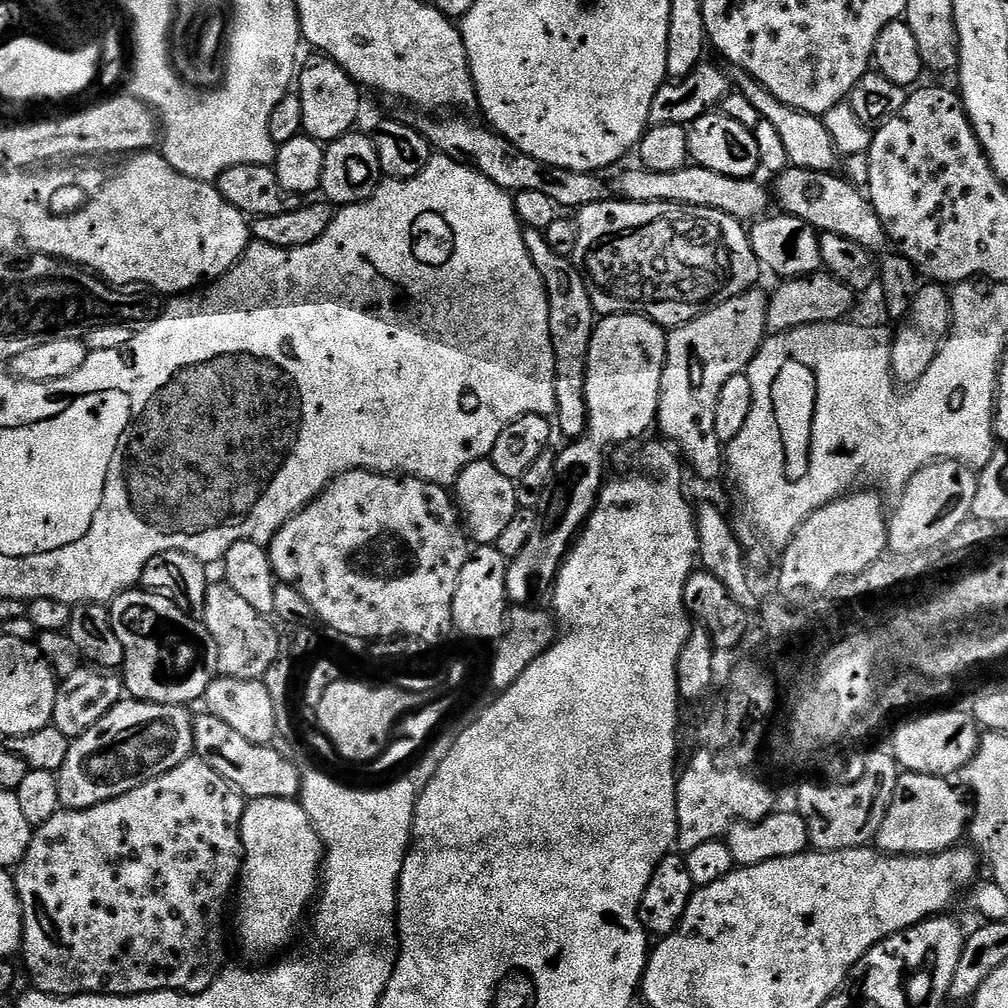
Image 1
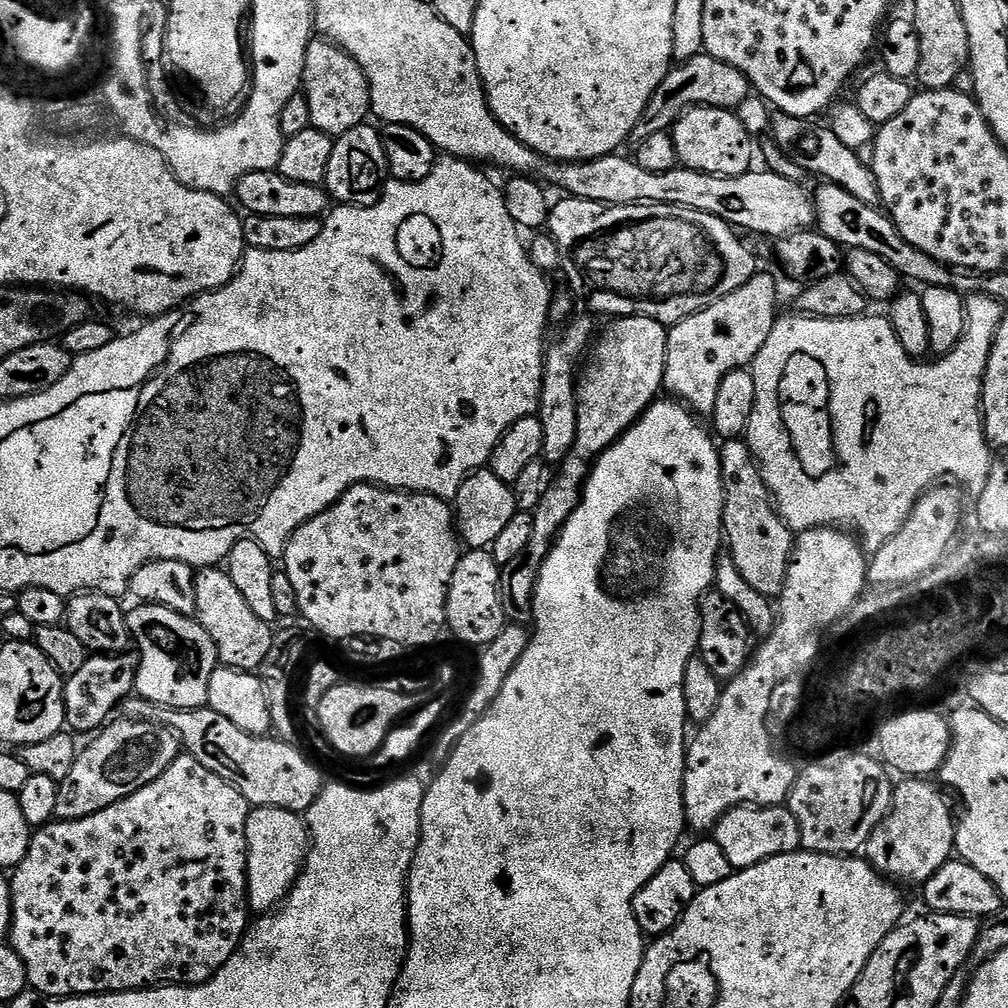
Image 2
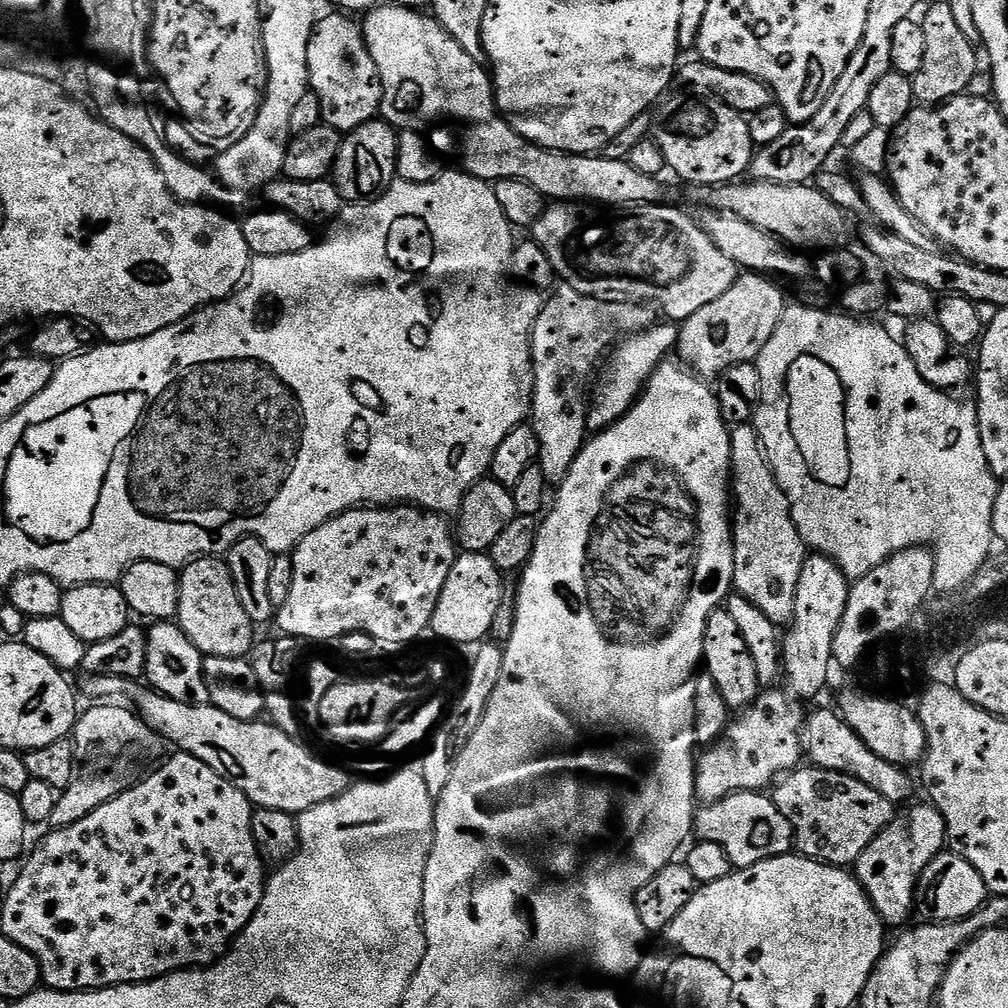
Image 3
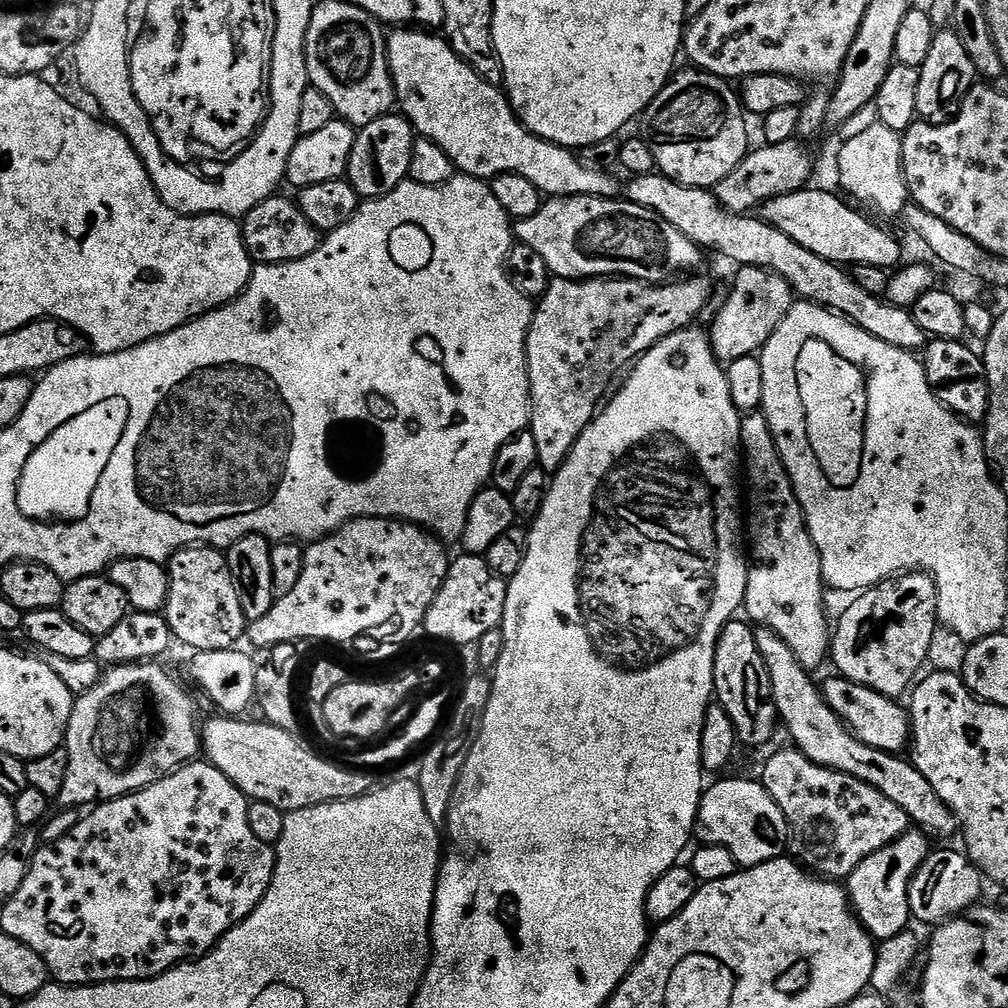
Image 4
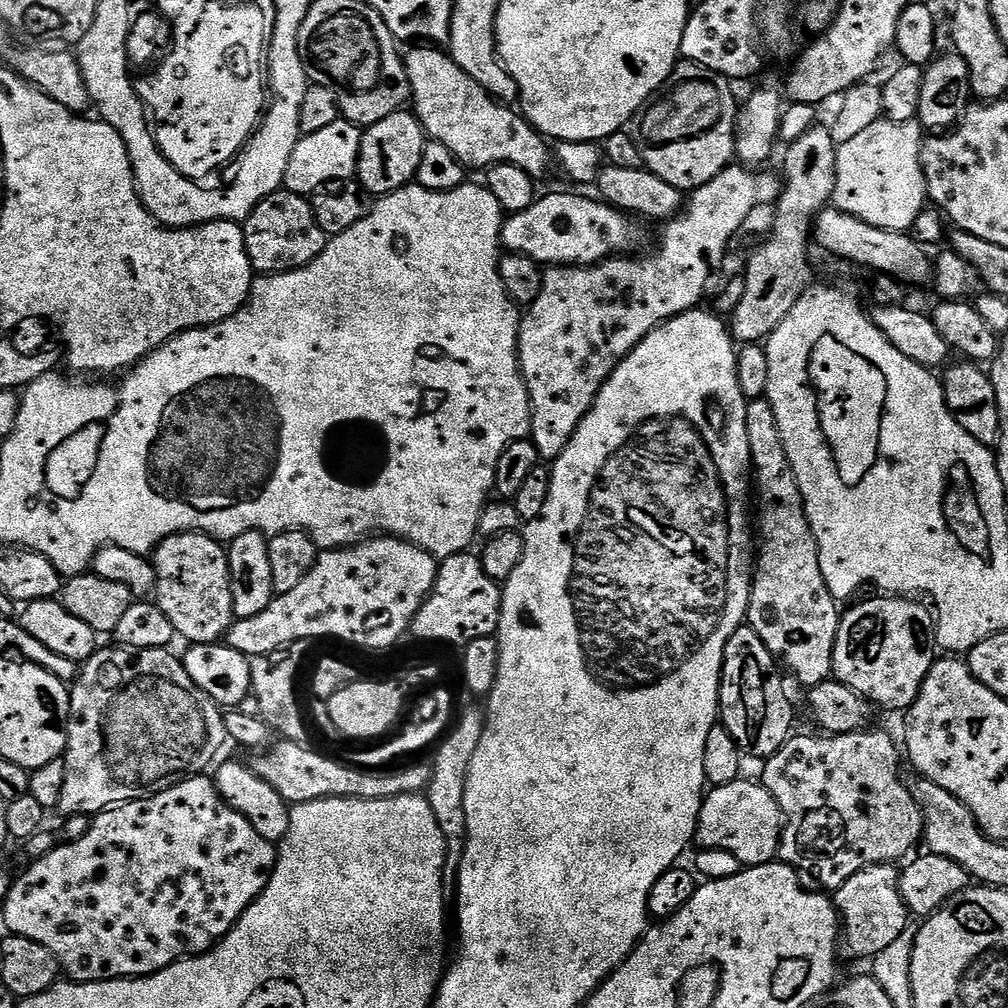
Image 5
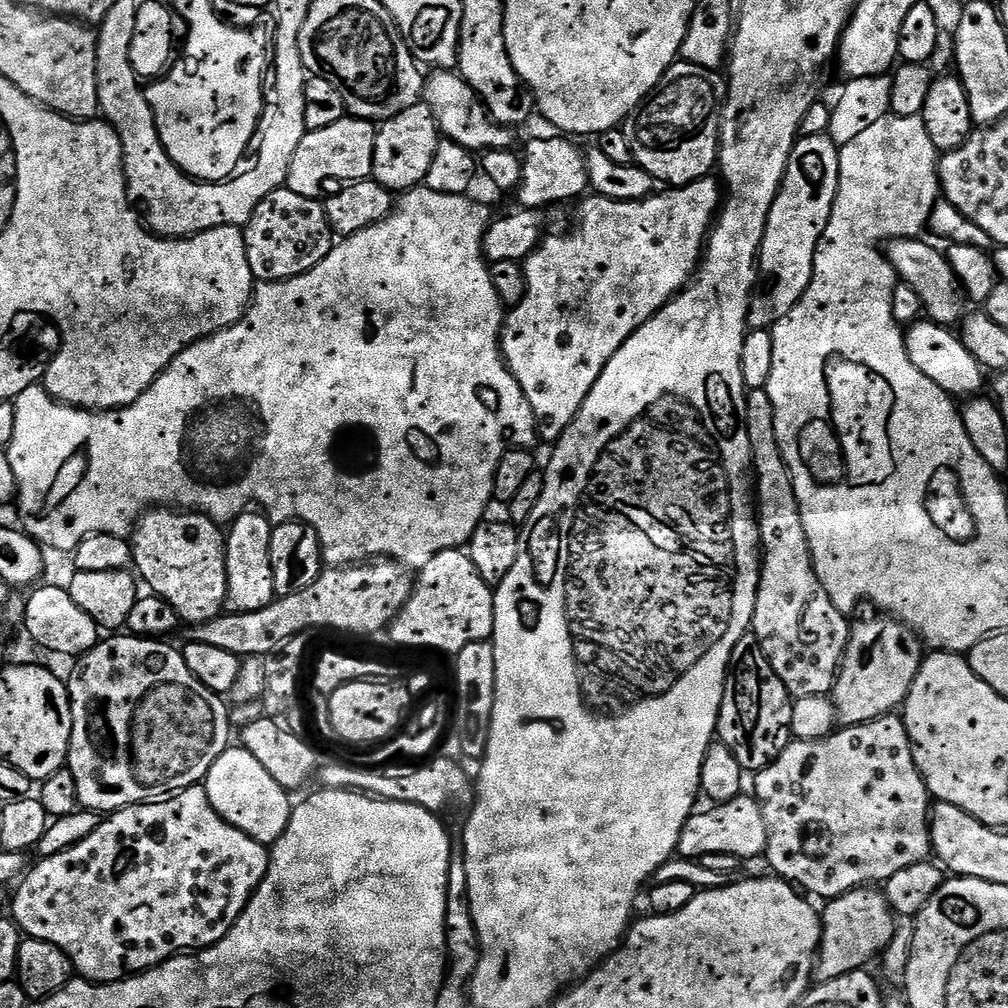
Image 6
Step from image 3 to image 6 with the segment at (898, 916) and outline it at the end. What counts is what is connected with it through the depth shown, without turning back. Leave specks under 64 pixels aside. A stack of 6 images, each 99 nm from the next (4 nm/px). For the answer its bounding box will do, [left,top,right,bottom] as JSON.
[814,886,897,982]

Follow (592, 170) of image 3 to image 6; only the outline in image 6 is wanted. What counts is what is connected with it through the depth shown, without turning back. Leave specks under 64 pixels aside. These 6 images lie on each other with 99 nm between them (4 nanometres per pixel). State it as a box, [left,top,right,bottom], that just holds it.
[423,70,516,154]

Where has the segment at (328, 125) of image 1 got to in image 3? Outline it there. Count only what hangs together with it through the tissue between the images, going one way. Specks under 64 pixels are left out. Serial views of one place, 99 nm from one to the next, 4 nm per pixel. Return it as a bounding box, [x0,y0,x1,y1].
[308,15,382,134]

